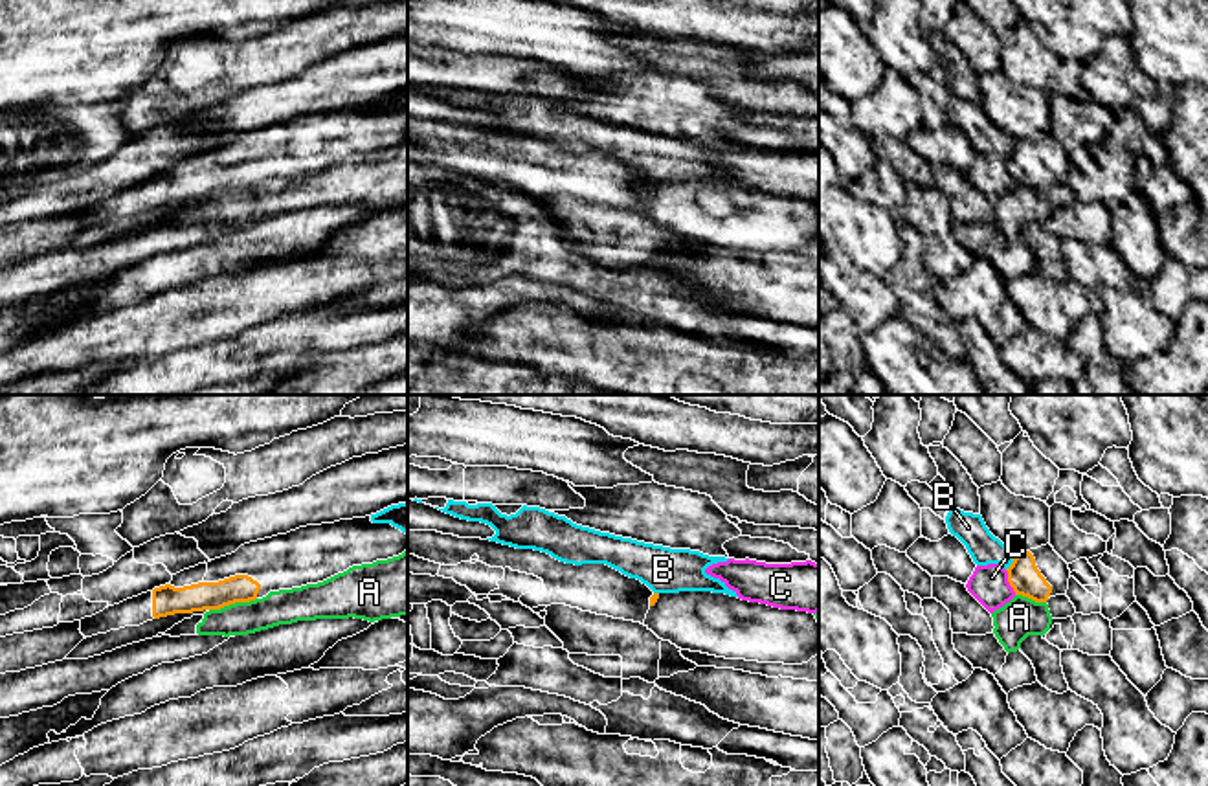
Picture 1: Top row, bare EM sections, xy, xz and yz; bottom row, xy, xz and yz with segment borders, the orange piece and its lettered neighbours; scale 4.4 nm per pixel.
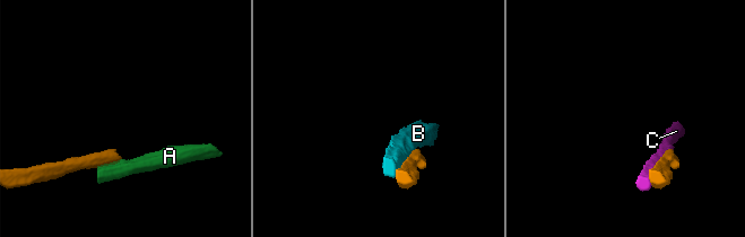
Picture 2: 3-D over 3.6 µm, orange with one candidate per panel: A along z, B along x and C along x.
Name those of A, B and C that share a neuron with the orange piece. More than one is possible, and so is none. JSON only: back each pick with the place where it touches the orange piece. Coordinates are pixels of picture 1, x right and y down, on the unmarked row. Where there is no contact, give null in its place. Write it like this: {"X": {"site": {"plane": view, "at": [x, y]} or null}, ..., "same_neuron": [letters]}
{"same_neuron": []}

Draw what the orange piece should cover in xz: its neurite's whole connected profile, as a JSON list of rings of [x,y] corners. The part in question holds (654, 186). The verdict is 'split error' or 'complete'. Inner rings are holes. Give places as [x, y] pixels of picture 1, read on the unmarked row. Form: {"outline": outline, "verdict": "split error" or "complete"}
{"outline": [[[654,182],[643,213],[681,239],[725,248],[802,253],[819,244],[813,202],[725,182]]], "verdict": "split error"}

